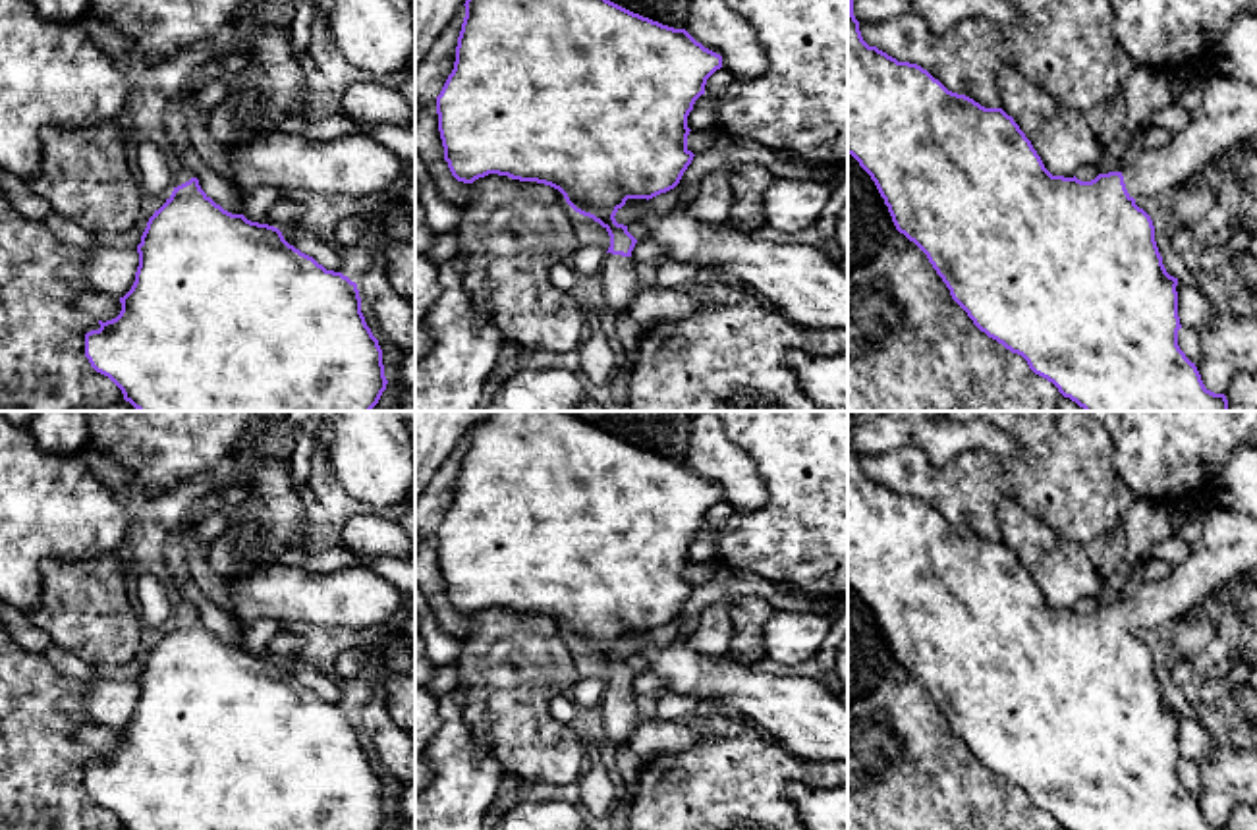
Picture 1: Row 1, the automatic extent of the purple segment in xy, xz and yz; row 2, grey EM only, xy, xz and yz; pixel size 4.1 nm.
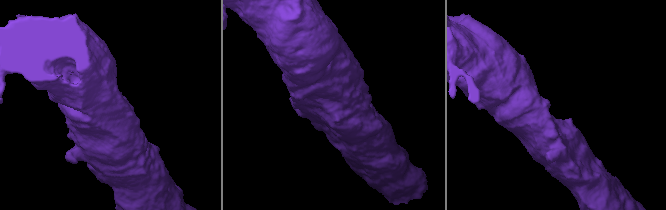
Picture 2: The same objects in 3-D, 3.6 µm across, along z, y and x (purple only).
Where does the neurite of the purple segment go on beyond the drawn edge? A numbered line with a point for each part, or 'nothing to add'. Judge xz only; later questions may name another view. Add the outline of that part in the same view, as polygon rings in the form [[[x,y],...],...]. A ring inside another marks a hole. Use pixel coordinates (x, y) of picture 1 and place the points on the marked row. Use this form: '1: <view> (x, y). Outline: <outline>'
1: xz (616, 286). Outline: [[[604,255],[604,266],[595,280],[595,295],[599,301],[601,317],[616,320],[629,315],[629,309],[639,293],[639,280],[635,261],[622,255]]]

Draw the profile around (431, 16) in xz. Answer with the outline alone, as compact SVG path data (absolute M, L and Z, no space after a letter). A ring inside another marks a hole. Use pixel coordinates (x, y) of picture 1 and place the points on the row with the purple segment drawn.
M415 0L415 68L463 4L465 0Z

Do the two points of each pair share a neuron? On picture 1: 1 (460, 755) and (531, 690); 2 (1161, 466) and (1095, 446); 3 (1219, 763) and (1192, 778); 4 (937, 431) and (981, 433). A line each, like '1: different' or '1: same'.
1: different
2: different
3: different
4: same

